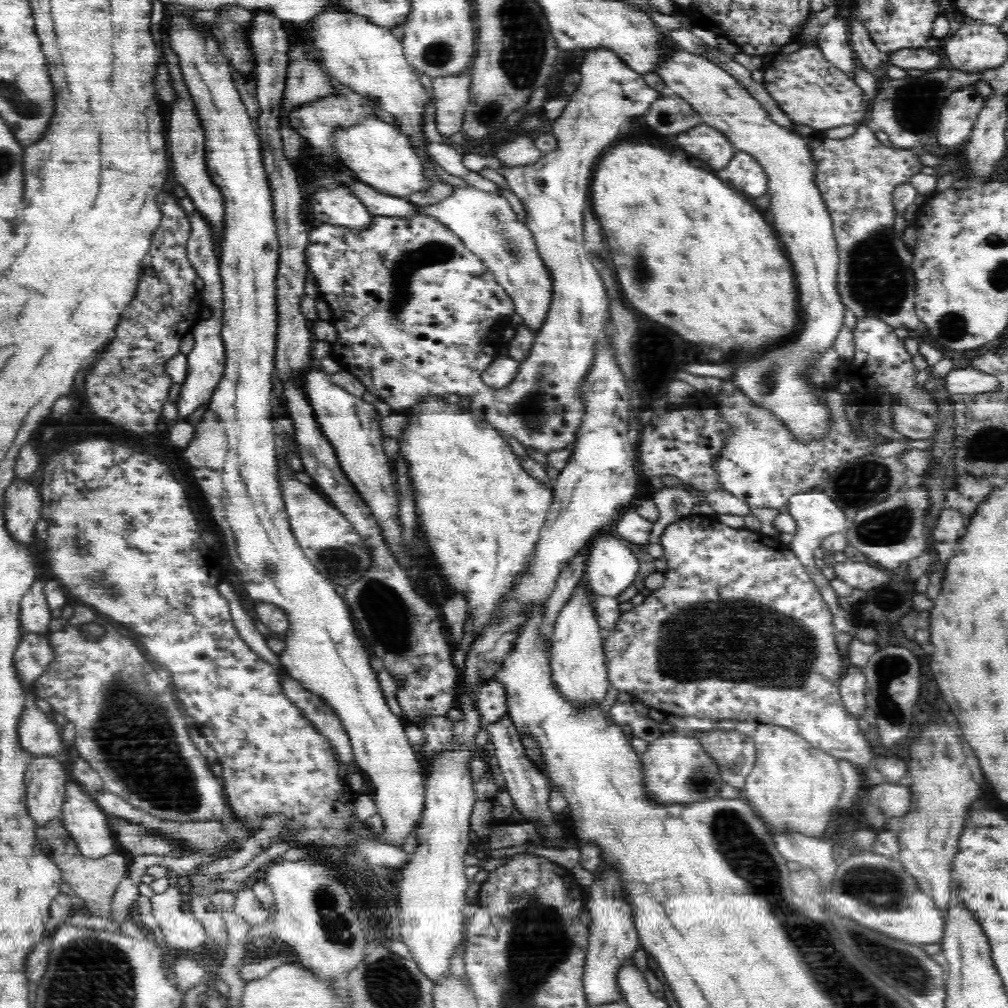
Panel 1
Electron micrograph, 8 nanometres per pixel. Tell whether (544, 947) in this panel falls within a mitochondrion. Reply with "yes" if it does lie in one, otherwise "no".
yes

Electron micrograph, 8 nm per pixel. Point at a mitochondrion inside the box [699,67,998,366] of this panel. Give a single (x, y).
(873, 277)

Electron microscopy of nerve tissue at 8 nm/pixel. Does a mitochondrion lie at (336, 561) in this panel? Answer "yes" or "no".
yes

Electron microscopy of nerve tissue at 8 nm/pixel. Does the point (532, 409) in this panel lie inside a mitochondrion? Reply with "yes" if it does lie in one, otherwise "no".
yes

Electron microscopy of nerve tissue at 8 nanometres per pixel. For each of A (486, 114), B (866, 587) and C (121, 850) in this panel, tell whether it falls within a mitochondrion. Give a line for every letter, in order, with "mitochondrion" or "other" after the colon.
A: mitochondrion
B: other
C: other

